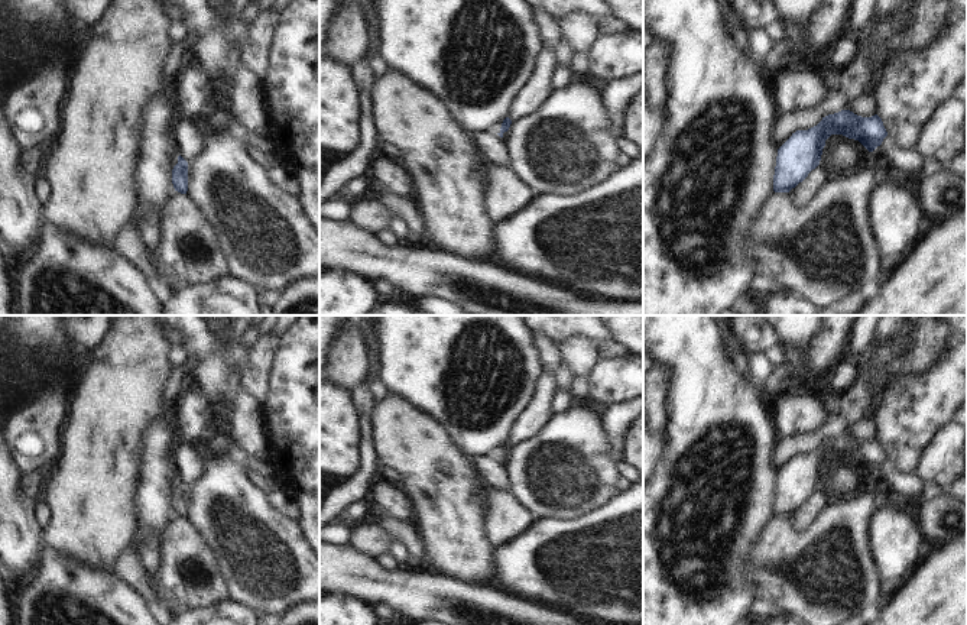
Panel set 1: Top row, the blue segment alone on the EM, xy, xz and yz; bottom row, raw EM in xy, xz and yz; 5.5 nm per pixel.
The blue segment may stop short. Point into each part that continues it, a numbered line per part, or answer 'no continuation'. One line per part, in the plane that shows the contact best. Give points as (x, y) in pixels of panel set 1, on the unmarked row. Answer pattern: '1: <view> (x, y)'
1: xz (536, 413).

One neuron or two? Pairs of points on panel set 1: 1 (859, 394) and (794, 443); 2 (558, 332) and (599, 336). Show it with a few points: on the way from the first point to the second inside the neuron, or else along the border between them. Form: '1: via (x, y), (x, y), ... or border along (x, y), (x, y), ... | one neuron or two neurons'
1: via (849, 411), (830, 430), (811, 441) | one neuron
2: via (568, 330), (589, 330) | one neuron

